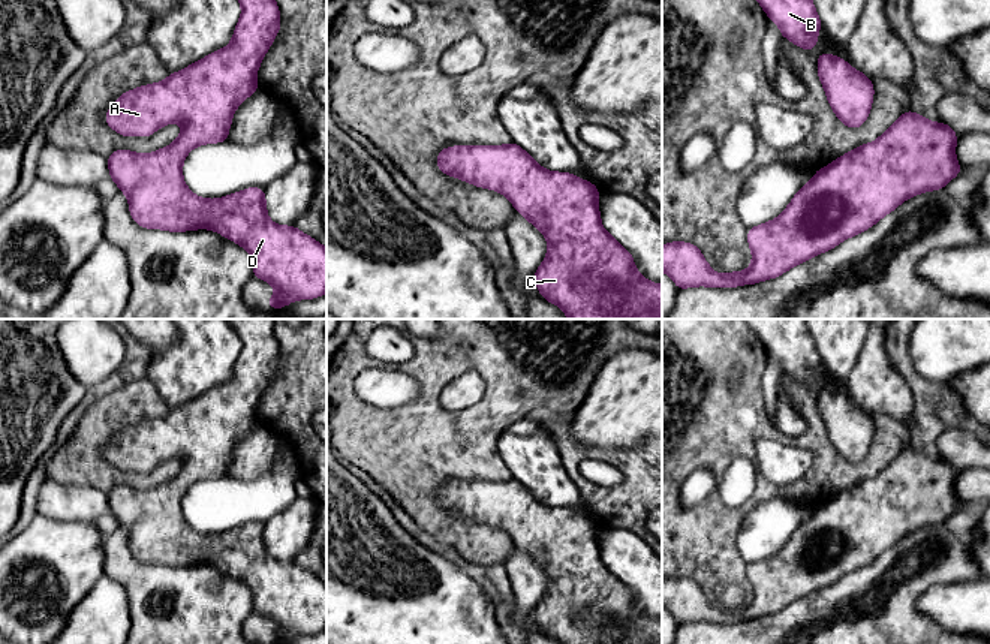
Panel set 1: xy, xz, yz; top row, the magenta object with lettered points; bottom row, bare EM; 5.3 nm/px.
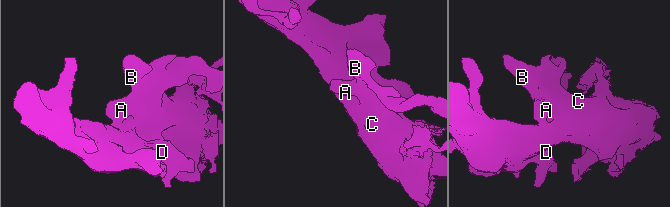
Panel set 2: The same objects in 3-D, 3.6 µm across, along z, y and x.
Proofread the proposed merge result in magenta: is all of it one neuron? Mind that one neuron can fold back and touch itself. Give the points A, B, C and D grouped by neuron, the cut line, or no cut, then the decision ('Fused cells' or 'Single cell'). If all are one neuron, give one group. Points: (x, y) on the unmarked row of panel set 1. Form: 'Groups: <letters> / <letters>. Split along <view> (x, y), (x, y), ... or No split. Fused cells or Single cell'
Groups: A B C D. No split. Single cell

